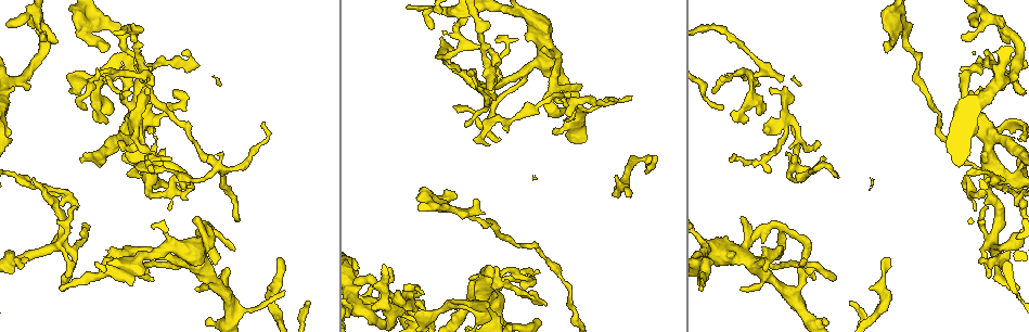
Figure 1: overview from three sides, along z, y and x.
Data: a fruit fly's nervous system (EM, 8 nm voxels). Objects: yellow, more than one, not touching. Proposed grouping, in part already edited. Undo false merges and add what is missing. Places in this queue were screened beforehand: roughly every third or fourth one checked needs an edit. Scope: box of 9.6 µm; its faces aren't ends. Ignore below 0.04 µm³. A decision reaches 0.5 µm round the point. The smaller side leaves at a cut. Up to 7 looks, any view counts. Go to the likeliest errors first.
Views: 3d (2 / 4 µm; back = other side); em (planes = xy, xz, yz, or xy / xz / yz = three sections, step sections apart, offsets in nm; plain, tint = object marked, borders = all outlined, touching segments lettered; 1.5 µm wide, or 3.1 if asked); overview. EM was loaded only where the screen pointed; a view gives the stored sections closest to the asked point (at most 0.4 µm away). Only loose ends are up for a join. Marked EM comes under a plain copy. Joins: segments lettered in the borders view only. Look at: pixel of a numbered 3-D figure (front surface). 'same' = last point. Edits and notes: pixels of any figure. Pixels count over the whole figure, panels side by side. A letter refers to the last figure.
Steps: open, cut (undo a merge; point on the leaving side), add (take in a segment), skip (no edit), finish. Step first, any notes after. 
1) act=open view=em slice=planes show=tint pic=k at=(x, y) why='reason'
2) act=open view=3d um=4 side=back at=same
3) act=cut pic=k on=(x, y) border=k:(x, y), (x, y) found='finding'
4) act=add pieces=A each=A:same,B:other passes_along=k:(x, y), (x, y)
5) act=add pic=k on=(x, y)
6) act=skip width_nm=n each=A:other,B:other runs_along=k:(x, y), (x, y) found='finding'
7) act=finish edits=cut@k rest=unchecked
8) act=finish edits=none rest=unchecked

act=open view=3d um=4 side=back pic=1 at=(887, 50) why='branch stops here'

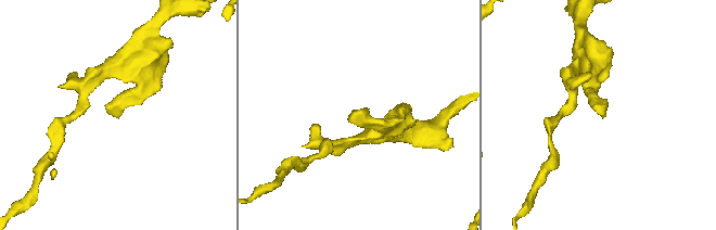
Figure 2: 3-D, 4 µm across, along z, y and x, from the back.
act=open view=em slice=planes show=borders pic=2 at=(604, 115) why='need the tissue'

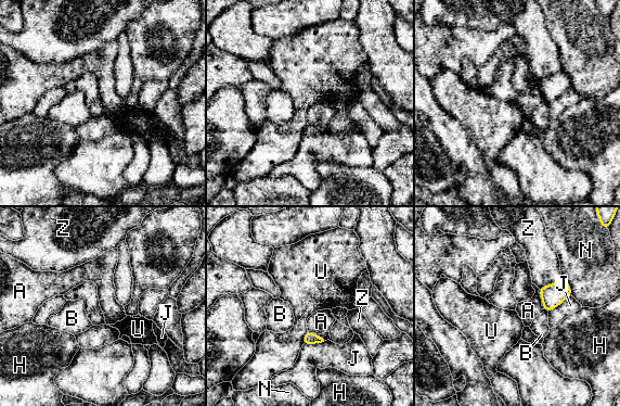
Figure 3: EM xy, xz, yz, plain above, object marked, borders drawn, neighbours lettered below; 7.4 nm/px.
act=skip each=A:other,B:other,H:other,J:other,N:other,U:other,Z:other border=3:(308, 330), (317, 334) found='none of them fits'

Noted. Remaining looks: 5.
act=open view=em slice=xy step=4 show=borders pic=1 at=(32, 11) why='abrupt turn'

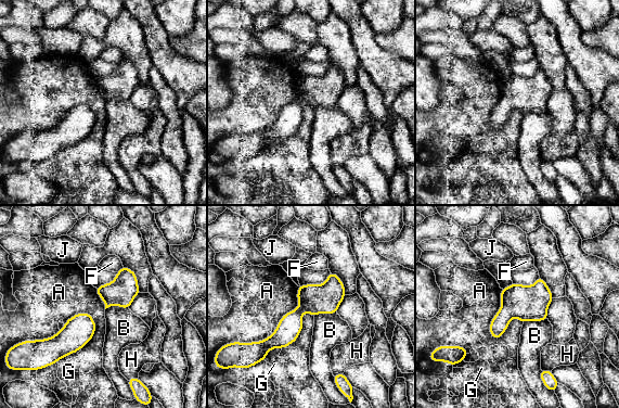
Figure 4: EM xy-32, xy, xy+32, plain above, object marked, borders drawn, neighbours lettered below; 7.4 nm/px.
act=skip width_nm=90 each=A:other,B:other,F:other,G:other,H:other,J:other runs_along=4:(336, 279), (262, 349) found='one cell here'

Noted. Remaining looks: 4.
act=open view=3d um=4 pic=1 at=(819, 141) why='branch stops here'

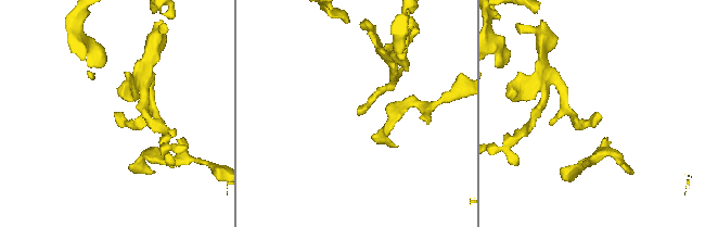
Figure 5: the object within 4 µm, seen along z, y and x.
act=open view=em slice=planes show=borders pic=5 at=(598, 114)

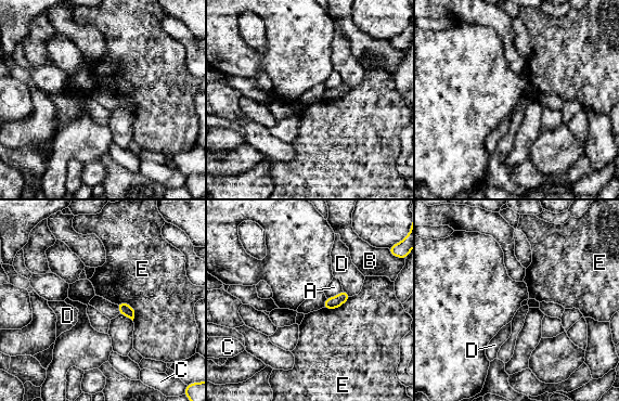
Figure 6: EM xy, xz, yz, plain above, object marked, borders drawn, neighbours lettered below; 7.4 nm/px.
act=skip width_nm=90 each=A:other,B:other,C:other,D:other,E:other border=6:(118, 302), (132, 308), (133, 320) found='none of them fits'

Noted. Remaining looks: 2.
act=finish edits=none rest=unchecked

